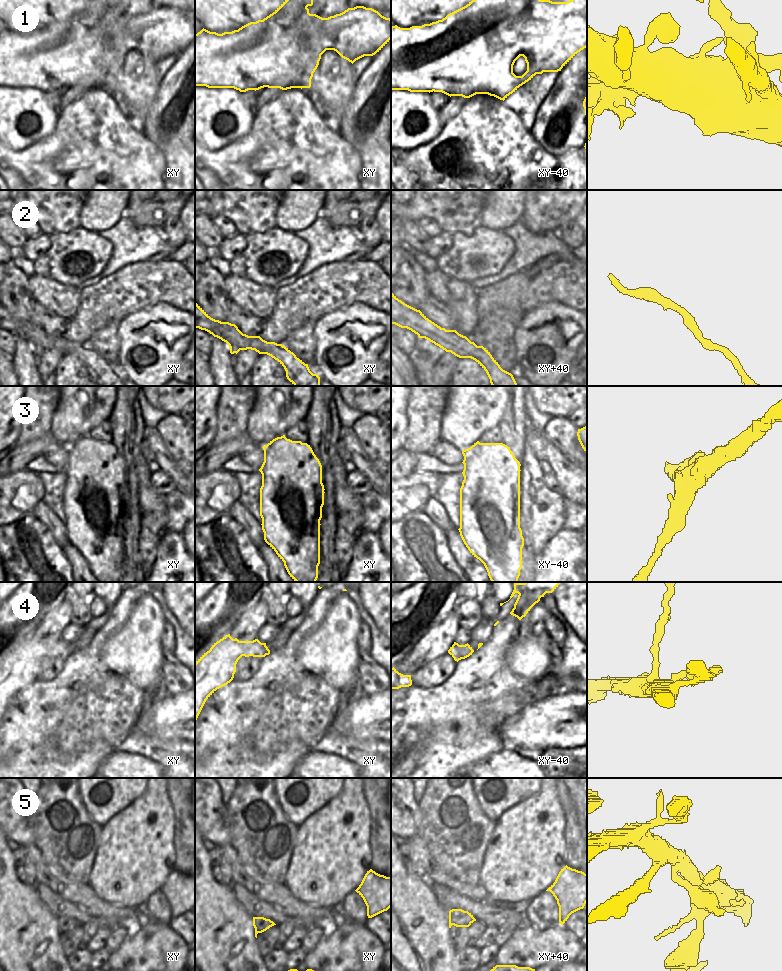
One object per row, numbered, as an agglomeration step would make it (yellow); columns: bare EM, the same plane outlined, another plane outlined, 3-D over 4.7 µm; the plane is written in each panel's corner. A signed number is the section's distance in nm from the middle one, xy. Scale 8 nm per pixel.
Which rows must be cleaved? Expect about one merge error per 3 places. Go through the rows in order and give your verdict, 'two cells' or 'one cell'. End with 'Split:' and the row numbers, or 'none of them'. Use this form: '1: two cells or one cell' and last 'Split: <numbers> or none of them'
1: two cells
2: one cell
3: two cells
4: one cell
5: one cell
Split: 1, 3

